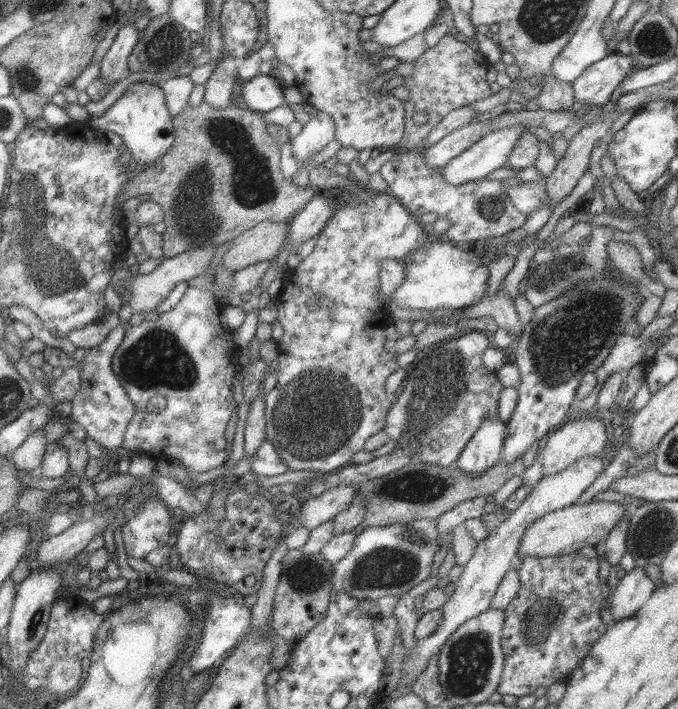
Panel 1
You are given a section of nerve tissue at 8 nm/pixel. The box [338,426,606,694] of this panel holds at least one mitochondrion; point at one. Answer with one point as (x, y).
(384, 567)

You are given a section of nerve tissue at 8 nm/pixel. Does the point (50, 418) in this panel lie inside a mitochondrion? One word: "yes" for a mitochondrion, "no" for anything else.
no

